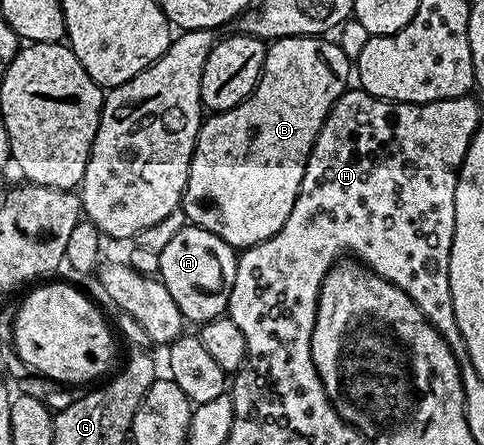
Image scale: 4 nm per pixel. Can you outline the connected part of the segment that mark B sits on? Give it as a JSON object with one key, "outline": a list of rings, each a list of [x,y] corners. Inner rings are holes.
{"outline":[[[324,36],[275,39],[264,51],[264,67],[260,73],[259,80],[256,81],[256,89],[253,90],[251,96],[238,103],[234,108],[209,113],[201,121],[200,131],[196,137],[196,147],[190,160],[188,183],[184,189],[184,200],[182,203],[184,217],[189,223],[216,233],[222,240],[235,248],[257,246],[258,243],[264,242],[267,238],[274,237],[282,228],[282,224],[286,224],[286,216],[290,216],[290,208],[294,208],[294,200],[300,191],[308,157],[314,148],[314,140],[318,136],[318,132],[322,128],[330,108],[334,108],[336,101],[344,95],[345,90],[349,89],[350,82],[348,82],[348,77],[351,79],[354,74],[353,63],[346,56],[346,52],[342,52],[339,41],[332,40],[332,42],[327,42],[328,40]]]}

